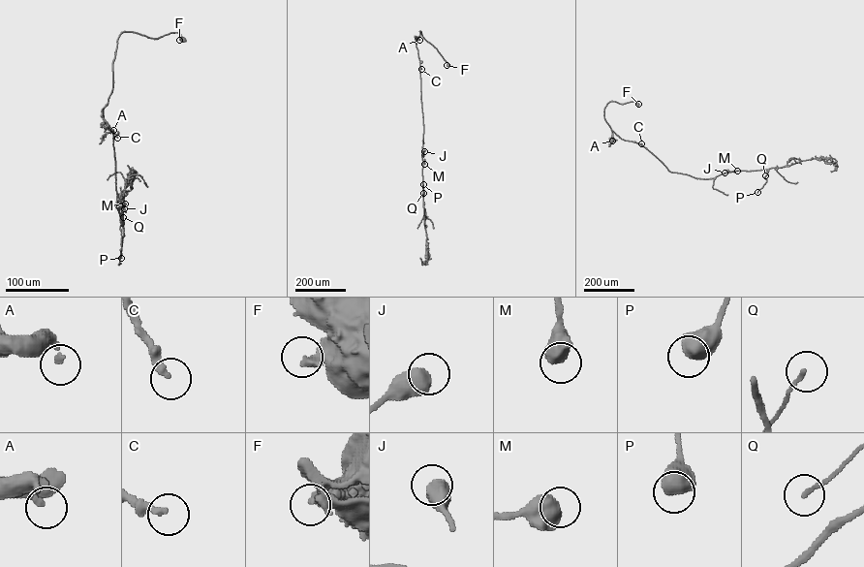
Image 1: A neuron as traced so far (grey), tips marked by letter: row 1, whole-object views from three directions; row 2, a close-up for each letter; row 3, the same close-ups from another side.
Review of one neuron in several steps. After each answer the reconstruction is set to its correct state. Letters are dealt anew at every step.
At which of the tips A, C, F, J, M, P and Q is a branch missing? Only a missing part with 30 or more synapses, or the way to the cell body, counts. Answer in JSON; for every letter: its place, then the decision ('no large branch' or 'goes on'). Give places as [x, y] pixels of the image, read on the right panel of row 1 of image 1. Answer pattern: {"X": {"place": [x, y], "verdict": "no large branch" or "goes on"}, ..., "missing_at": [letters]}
{"A": {"place": [612, 141], "verdict": "goes on"}, "C": {"place": [641, 143], "verdict": "goes on"}, "F": {"place": [638, 104], "verdict": "no large branch"}, "J": {"place": [725, 173], "verdict": "no large branch"}, "M": {"place": [737, 171], "verdict": "no large branch"}, "P": {"place": [757, 192], "verdict": "no large branch"}, "Q": {"place": [765, 175], "verdict": "no large branch"}, "missing_at": ["A", "C"]}

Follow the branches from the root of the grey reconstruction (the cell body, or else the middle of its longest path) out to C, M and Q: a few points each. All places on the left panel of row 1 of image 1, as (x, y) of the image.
C: (183, 40), (176, 32), (156, 39), (131, 32), (119, 35), (112, 88), (103, 110), (113, 139), (117, 138)
M: (183, 40), (131, 32), (117, 40), (103, 114), (122, 225), (125, 204)
Q: (183, 40), (131, 32), (117, 40), (103, 114), (122, 225), (120, 201), (123, 217)

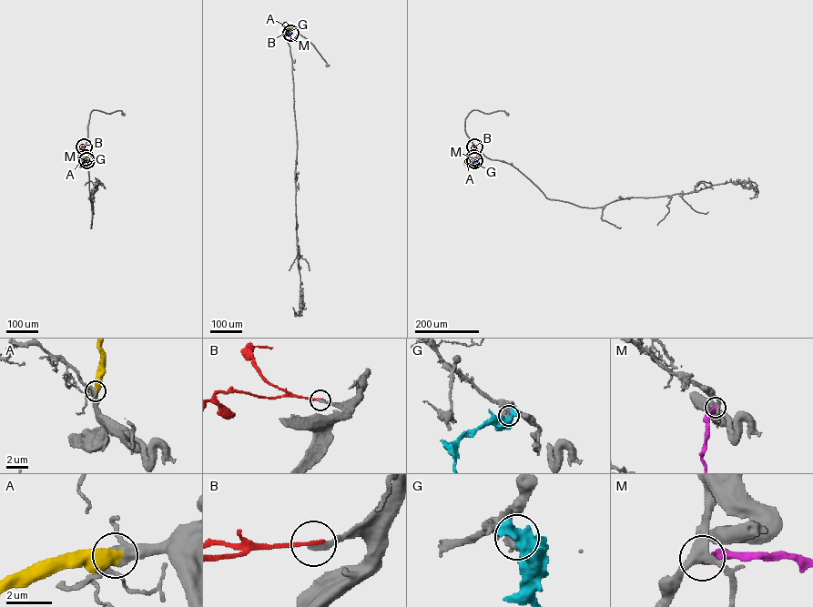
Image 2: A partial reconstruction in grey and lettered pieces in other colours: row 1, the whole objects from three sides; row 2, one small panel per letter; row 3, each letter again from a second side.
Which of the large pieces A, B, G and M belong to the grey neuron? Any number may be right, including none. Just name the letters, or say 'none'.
A

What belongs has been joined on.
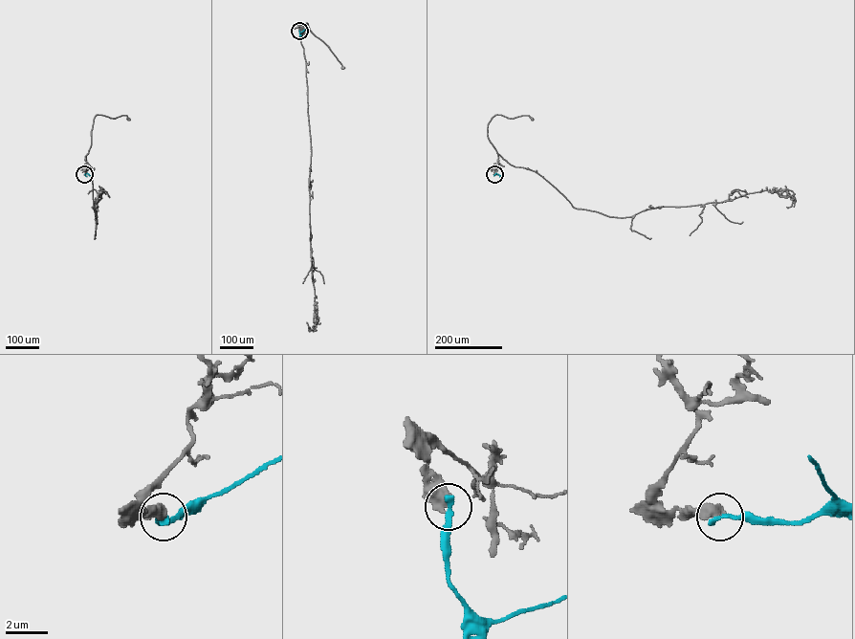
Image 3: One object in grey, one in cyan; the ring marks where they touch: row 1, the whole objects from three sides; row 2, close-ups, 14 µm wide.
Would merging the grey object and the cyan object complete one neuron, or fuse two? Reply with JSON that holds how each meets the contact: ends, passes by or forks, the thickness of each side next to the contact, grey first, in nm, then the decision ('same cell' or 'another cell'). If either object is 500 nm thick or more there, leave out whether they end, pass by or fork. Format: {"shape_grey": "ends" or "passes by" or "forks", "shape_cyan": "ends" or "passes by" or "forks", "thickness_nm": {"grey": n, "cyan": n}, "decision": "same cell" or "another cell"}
{"thickness_nm": {"grey": 600, "cyan": 280}, "decision": "another cell"}

